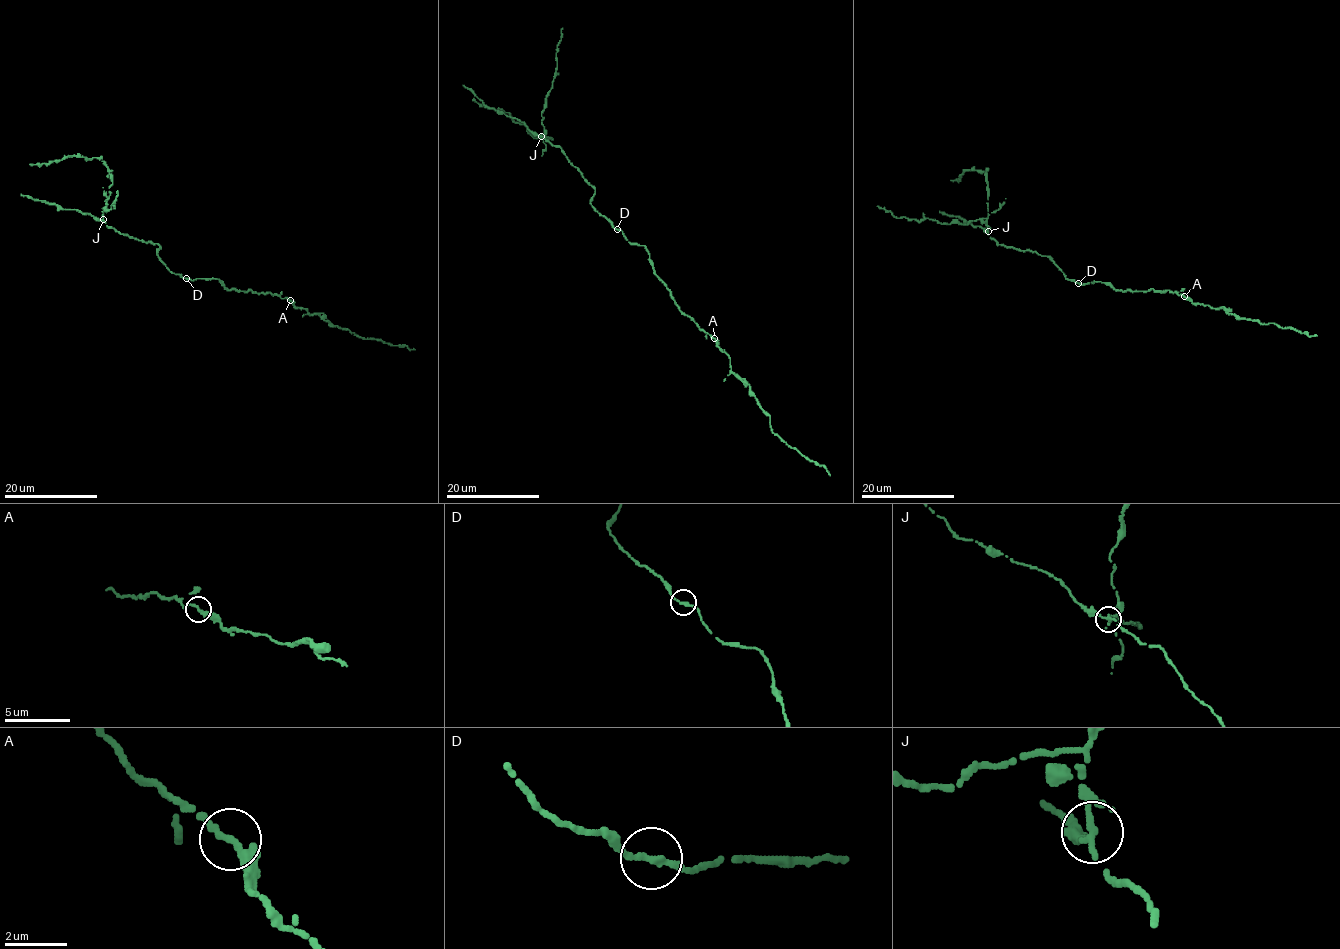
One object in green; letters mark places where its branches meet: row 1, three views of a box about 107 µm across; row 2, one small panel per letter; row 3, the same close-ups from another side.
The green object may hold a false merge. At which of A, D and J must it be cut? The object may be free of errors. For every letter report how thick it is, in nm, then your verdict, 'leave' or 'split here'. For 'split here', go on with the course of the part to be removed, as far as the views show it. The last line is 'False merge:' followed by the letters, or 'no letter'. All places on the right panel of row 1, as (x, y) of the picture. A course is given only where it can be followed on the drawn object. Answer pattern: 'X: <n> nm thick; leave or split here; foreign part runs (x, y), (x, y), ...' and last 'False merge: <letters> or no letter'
A: 260 nm thick; leave
D: 240 nm thick; leave
J: 260 nm thick; split here; foreign part runs (988, 231), (987, 170), (965, 169), (957, 180), (951, 180)
False merge: J

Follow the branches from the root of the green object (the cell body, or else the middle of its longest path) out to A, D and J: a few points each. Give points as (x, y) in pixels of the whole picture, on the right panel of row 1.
A: (1093, 282), (1109, 283), (1123, 292), (1152, 288), (1157, 292), (1169, 290), (1184, 296)
D: (1093, 282), (1079, 283)
J: (1093, 282), (1081, 285), (1067, 279), (1048, 257), (1036, 251), (998, 244), (988, 231)

